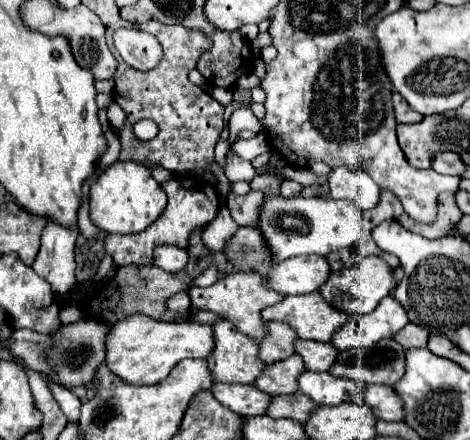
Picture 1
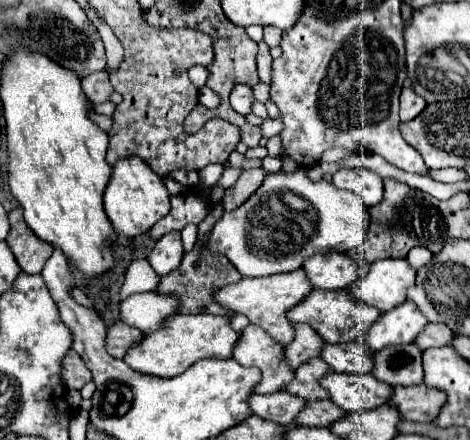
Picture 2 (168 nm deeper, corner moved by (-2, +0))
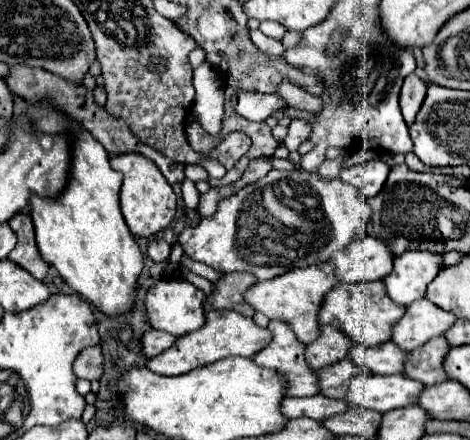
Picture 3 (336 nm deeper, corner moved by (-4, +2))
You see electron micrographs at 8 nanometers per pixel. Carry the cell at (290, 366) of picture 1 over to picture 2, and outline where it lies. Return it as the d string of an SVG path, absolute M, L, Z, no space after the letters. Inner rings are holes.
M312 358L294 370L294 378L284 390L304 400L324 400L328 396L326 390L318 384L318 380L328 372L332 370L326 368L326 364L322 364L322 358Z

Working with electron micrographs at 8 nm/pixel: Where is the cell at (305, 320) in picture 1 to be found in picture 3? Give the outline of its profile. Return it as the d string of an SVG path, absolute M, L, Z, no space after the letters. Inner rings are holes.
M360 282L360 284L340 284L324 298L324 306L320 308L320 322L330 324L338 330L344 330L354 342L364 346L380 346L392 340L392 328L404 316L406 306L392 302L386 292L386 284L378 282Z

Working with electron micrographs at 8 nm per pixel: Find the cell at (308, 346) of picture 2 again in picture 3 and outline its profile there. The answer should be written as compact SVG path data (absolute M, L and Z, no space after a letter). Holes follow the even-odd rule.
M320 326L320 330L322 330L320 338L316 342L308 344L308 348L306 348L308 364L316 370L348 358L350 348L354 346L354 342L338 328Z

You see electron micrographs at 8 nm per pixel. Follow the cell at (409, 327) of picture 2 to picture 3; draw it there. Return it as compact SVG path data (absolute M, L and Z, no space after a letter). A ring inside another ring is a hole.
M422 298L408 306L404 318L400 318L396 330L392 332L392 340L404 350L416 350L428 340L446 334L454 322L454 314Z

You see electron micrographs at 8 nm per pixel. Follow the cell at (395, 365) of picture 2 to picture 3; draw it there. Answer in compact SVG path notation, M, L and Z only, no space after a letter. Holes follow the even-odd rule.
M440 336L440 338L432 338L432 342L424 344L422 348L412 350L404 368L404 376L420 380L426 386L434 386L450 380L442 368L442 362L450 348L452 346L448 344L448 340Z

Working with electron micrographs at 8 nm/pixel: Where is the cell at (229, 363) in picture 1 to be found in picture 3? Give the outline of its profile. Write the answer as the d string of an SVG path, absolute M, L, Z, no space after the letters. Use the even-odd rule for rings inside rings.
M270 322L272 342L254 356L254 362L266 368L280 370L288 378L288 396L314 396L320 392L316 370L304 358L306 344L292 334L284 322Z

